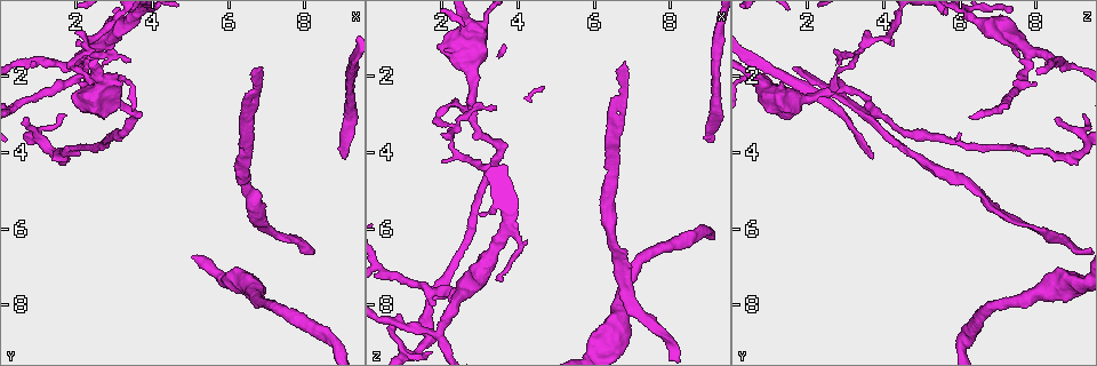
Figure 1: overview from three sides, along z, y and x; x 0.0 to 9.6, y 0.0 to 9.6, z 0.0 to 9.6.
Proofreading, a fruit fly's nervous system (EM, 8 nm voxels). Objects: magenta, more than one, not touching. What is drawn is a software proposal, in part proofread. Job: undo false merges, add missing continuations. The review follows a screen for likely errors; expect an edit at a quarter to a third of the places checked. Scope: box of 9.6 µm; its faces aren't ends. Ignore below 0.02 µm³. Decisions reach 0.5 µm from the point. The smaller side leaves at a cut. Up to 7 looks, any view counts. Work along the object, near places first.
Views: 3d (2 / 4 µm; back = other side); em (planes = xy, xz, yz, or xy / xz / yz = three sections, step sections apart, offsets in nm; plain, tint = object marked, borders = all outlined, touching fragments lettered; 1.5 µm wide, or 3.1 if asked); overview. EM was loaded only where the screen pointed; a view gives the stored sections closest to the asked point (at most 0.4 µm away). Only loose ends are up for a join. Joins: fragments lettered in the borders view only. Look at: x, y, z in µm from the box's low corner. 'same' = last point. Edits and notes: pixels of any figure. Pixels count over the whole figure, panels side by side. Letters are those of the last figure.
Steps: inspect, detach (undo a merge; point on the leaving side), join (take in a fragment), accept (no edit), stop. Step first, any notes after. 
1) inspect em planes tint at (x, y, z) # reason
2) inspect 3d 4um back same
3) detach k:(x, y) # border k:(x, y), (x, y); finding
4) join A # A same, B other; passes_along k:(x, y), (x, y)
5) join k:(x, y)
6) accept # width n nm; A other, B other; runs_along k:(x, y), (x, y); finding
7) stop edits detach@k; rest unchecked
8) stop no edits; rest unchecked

inspect em planes borders at (3.40, 1.65, 2.75) # free end

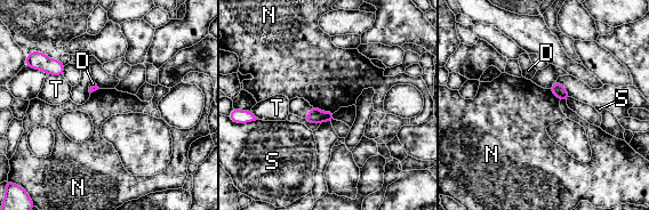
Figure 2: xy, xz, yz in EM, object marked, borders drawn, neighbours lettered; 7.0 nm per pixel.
accept # D other, N other, S other, T other; border 2:(312, 105), (333, 113); none of them fits

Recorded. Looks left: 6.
inspect em planes borders at (6.85, 1.75, 1.70) # thin end

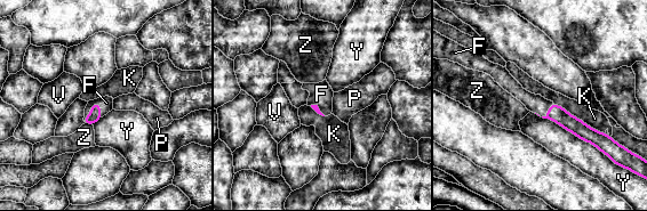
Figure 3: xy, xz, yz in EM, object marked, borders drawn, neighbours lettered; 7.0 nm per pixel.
join F # F same, K other, P other, V other, Y other, Z other; passes_along 3:(95, 113), (92, 110), (106, 103); the cell continues

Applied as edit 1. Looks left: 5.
inspect overview

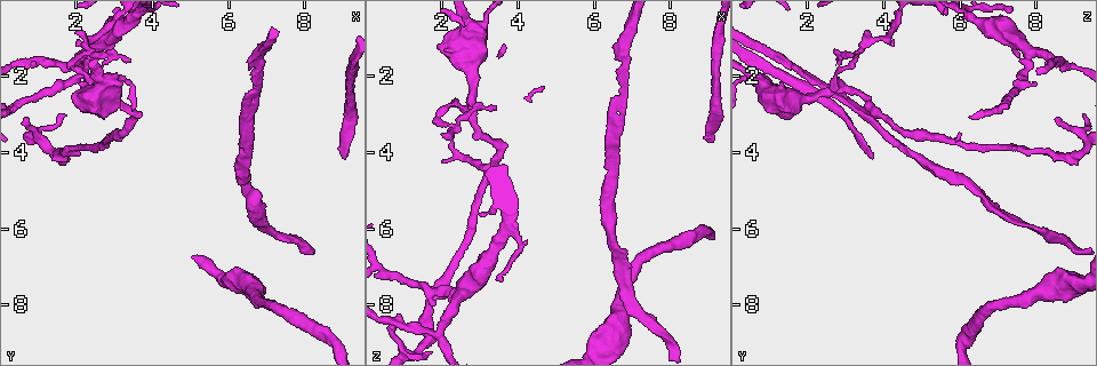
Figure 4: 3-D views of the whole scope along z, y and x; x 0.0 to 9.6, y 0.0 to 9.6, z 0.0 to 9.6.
inspect em planes borders at (9.00, 4.20, 3.75) # tapers out

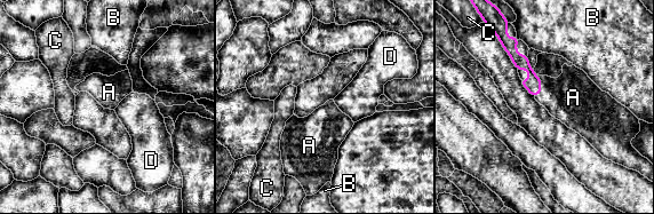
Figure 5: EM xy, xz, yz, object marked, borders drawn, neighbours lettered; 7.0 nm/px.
join A # longest_contact A 170 nm; A same, B other, C other, D other; passes_along 5:(532, 85), (540, 86), (573, 97); the cell continues

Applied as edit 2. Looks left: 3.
stop edits join@3, join@5; rest unchecked

